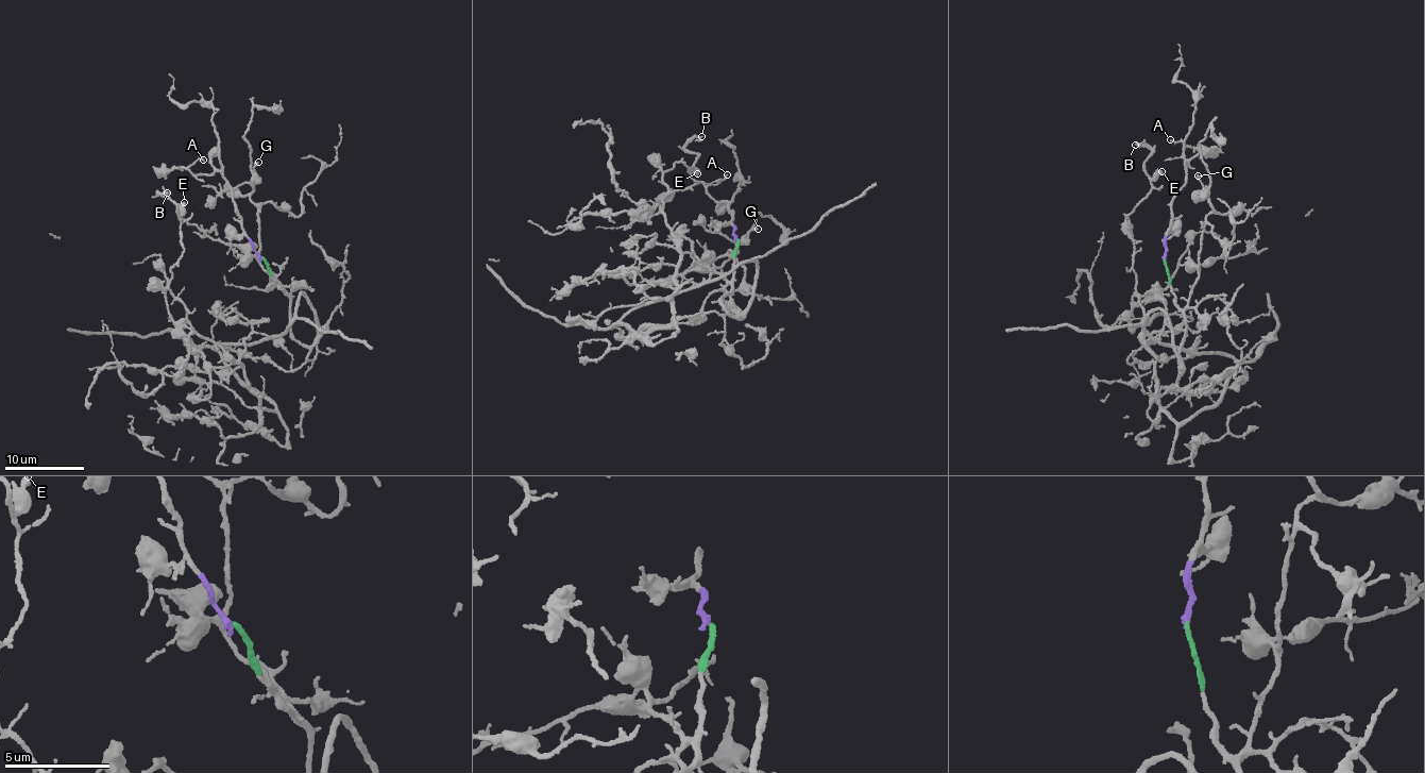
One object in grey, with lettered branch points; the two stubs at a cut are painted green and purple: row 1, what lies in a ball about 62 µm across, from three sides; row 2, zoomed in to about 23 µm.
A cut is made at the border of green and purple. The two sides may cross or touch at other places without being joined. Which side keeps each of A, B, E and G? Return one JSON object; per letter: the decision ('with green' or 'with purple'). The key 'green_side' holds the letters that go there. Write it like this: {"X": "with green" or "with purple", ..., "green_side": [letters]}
{"A": "with purple", "B": "with green", "E": "with green", "G": "with green", "green_side": ["B", "E", "G"]}

